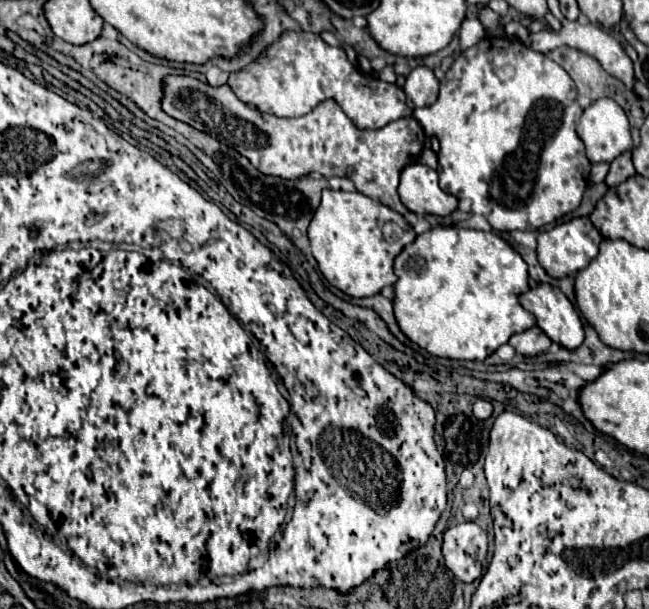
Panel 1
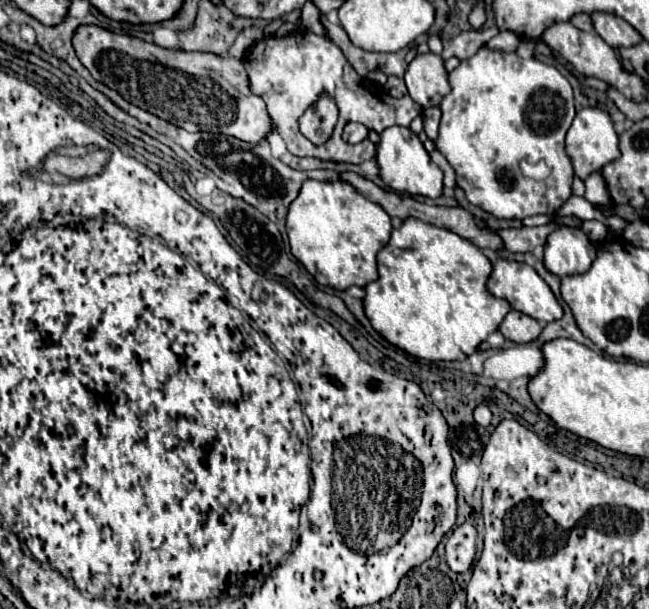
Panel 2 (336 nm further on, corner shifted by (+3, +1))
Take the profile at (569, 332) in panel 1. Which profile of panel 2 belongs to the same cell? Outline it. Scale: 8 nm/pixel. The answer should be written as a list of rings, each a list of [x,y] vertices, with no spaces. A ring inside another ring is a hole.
[[[496,259],[492,263],[492,273],[486,281],[486,287],[494,297],[506,299],[512,309],[516,309],[516,311],[540,321],[540,323],[550,323],[550,321],[556,321],[562,317],[562,307],[556,301],[554,293],[544,283],[544,279],[526,263],[516,263],[510,259]]]

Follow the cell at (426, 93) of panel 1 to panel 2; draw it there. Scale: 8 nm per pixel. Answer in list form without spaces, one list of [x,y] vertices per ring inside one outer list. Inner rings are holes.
[[[434,53],[416,55],[406,69],[404,81],[410,97],[422,109],[438,105],[450,91],[448,71],[444,67],[444,61],[440,55]]]

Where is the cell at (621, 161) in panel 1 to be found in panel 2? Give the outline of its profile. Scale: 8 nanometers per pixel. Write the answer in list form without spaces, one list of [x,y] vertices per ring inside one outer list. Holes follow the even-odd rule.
[[[592,173],[586,181],[584,181],[584,185],[586,185],[586,193],[584,193],[584,199],[588,199],[590,203],[594,203],[594,205],[604,205],[608,211],[608,215],[612,213],[610,209],[612,209],[612,203],[610,203],[610,197],[608,197],[608,189],[606,189],[606,183],[604,183],[604,179],[602,179],[602,175],[600,173]]]

